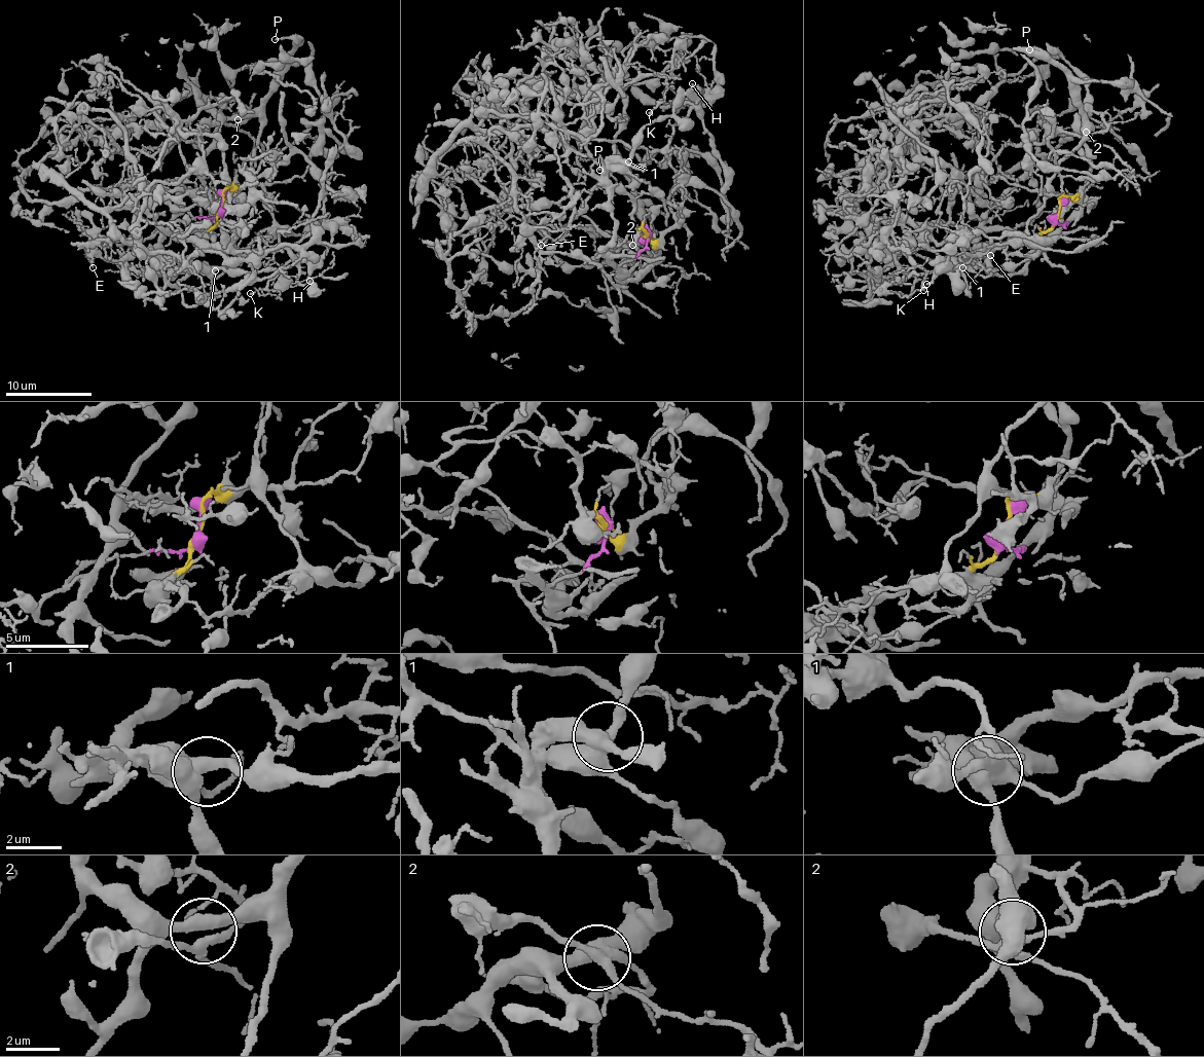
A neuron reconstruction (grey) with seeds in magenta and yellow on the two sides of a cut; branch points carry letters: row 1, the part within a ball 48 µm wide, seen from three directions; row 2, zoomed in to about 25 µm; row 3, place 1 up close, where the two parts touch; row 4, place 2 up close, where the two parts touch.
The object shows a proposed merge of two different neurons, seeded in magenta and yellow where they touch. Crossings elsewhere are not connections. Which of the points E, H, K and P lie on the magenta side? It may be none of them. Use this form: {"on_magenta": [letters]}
{"on_magenta": ["E", "P"]}

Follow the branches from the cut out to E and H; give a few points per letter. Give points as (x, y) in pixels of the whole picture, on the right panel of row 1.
E: (1058, 212), (1058, 221), (1067, 224), (1033, 241), (1017, 239), (1007, 230), (1013, 238), (996, 244), (990, 255)
H: (1058, 212), (1054, 224), (1009, 244), (1006, 262), (986, 277), (942, 269), (948, 269), (943, 264), (925, 284)

